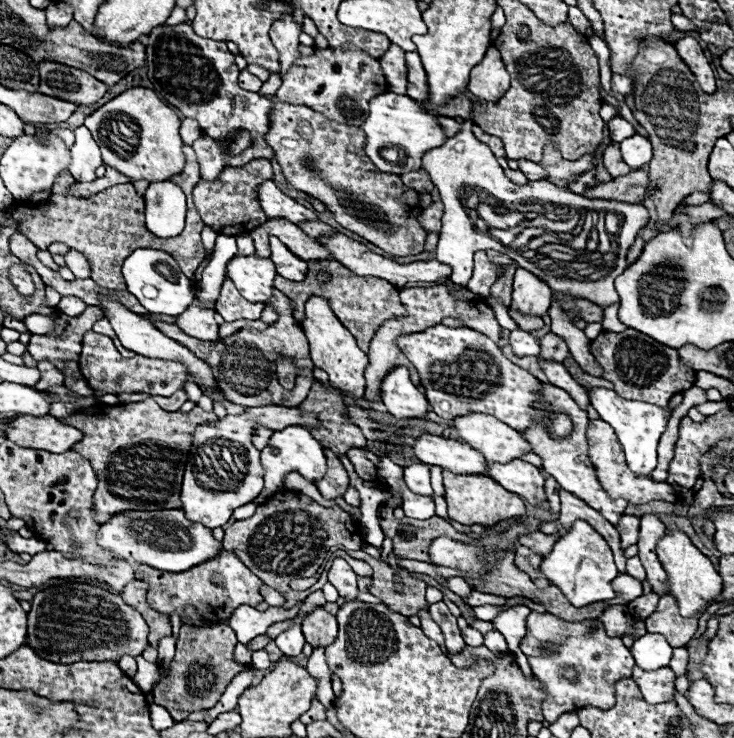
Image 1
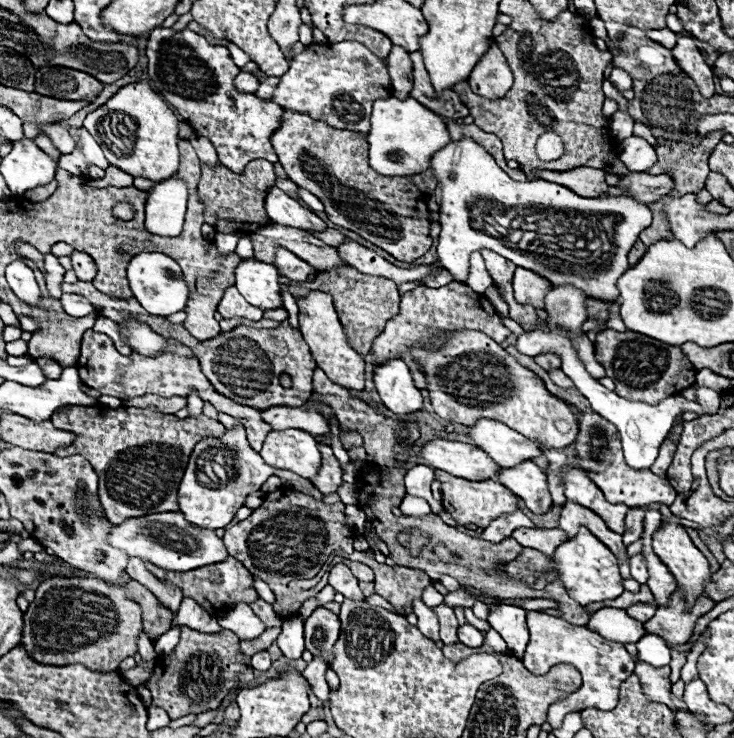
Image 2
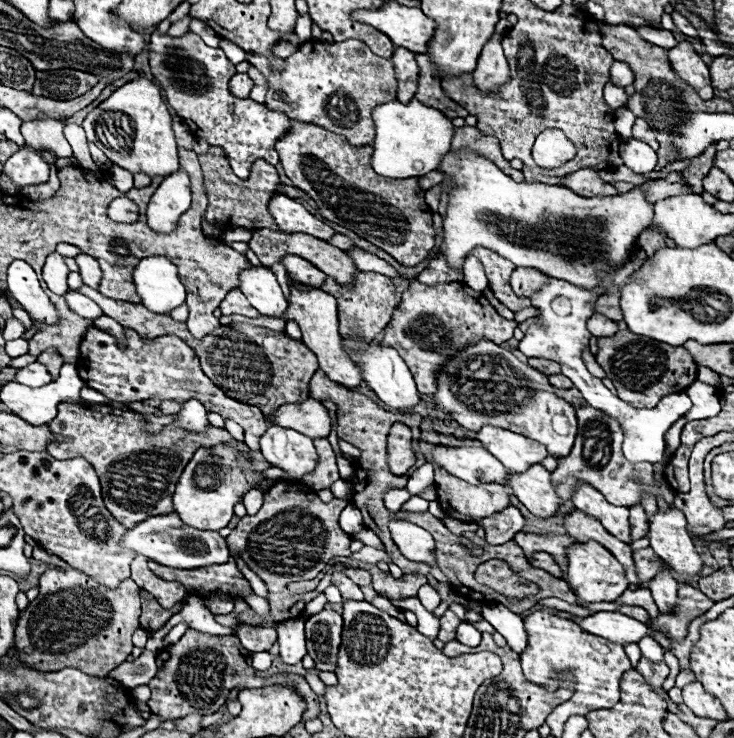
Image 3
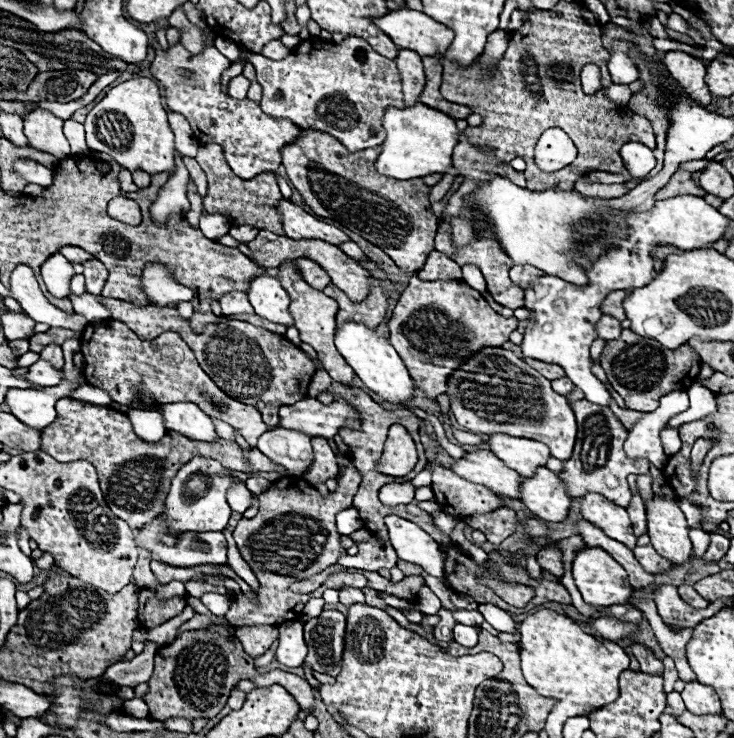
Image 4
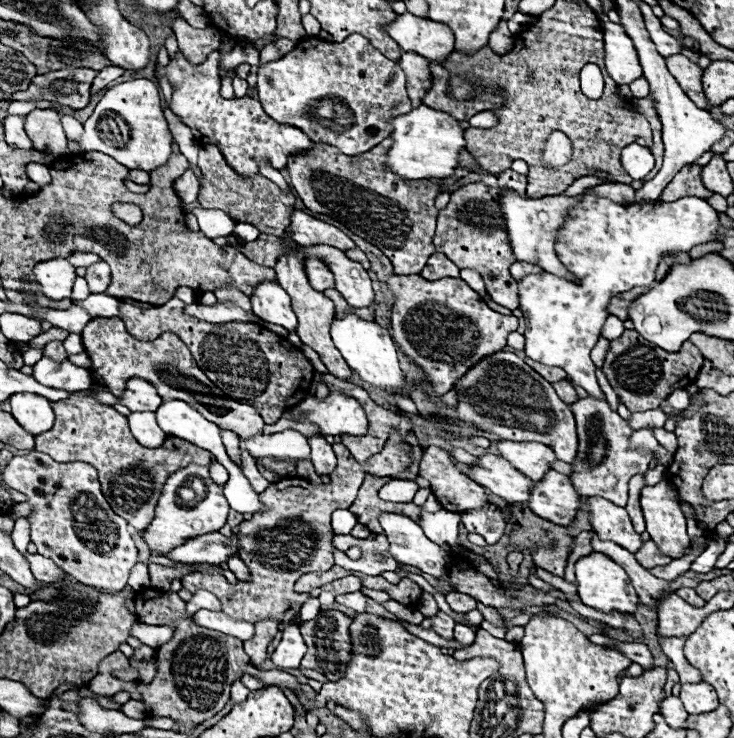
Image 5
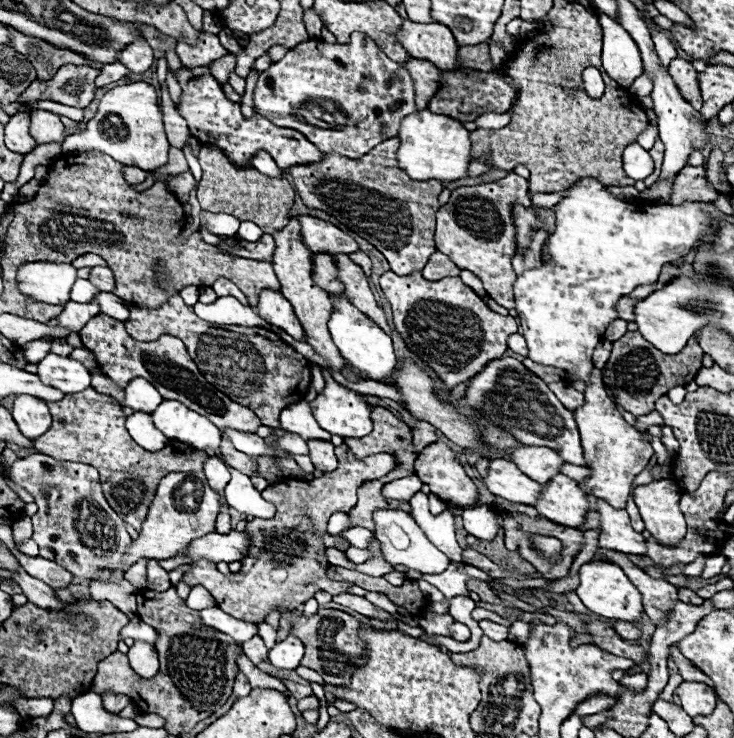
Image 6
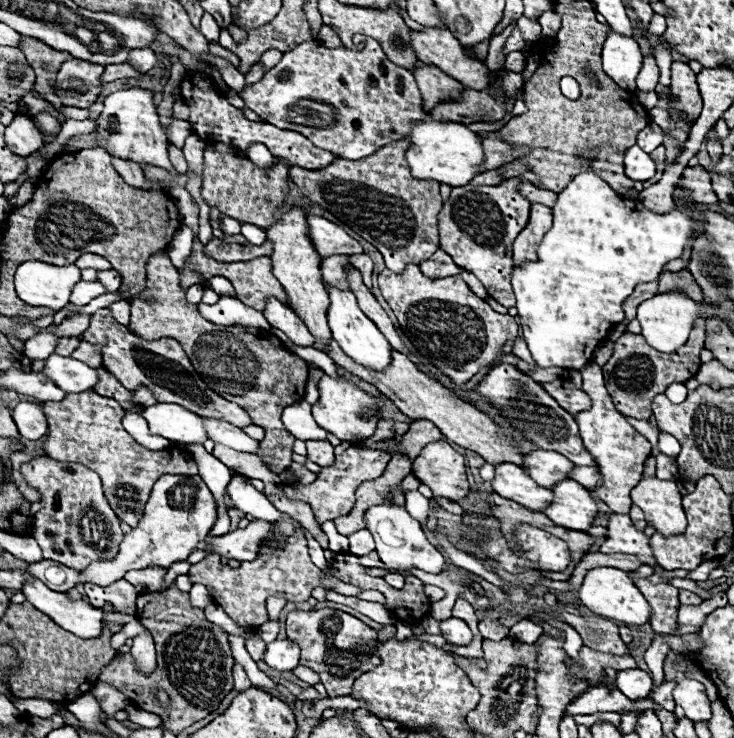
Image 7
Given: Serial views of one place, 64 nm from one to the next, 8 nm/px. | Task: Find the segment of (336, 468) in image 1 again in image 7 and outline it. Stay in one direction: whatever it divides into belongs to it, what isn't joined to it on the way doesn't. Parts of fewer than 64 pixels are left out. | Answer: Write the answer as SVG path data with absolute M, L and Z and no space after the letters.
M306 440L308 446L308 460L326 468L334 462L334 446L328 440Z

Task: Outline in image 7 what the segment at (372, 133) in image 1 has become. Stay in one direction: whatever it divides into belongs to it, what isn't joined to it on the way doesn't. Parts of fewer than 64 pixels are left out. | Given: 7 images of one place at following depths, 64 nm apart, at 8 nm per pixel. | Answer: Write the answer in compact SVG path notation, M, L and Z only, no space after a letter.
M428 120L422 124L414 124L410 138L412 146L406 152L406 160L414 178L436 180L440 184L450 184L456 188L470 184L478 174L484 172L486 154L482 142L478 140L476 132L472 132L464 124Z

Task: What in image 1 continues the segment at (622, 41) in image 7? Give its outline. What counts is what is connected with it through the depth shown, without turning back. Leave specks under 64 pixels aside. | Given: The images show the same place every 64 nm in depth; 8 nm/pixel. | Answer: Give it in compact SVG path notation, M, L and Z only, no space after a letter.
M612 74L612 90L620 94L630 94L632 92L632 80L622 74Z

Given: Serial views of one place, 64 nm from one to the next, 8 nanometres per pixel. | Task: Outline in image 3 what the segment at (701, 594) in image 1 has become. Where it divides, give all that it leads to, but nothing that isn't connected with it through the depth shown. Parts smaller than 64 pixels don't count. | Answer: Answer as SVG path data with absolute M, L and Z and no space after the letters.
M668 506L668 510L658 510L658 514L654 514L650 518L650 532L648 532L648 538L650 538L650 546L654 548L654 552L664 560L668 562L668 566L684 576L696 576L702 568L702 560L700 560L700 554L694 550L694 544L692 544L692 538L686 530L686 518L680 510Z

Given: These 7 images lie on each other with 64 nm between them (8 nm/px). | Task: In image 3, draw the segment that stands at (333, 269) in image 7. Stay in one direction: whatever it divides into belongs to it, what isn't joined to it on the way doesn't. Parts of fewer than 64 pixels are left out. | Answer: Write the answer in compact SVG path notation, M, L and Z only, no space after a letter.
M286 256L286 258L282 258L280 264L284 264L288 274L292 278L296 278L296 282L302 282L302 284L308 284L314 288L320 288L328 278L324 272L316 270L316 266L312 266L308 260L304 260L300 256Z

